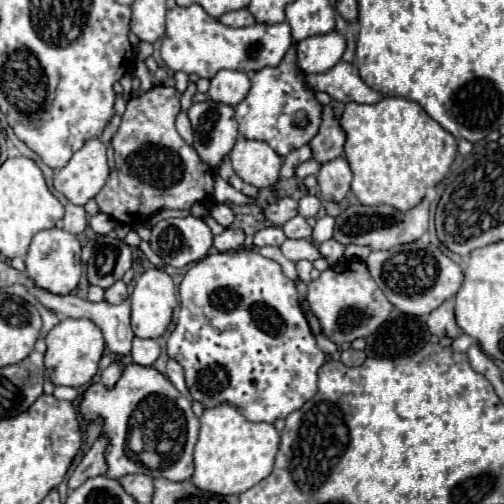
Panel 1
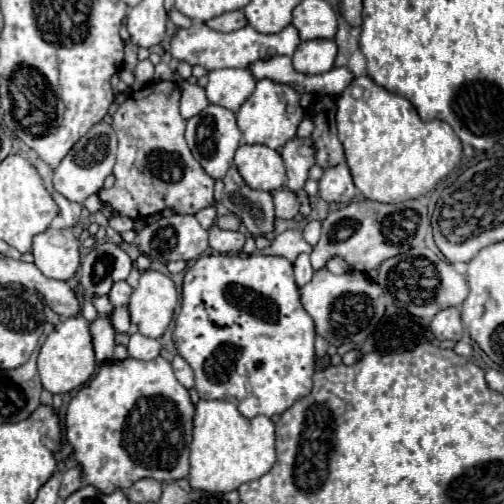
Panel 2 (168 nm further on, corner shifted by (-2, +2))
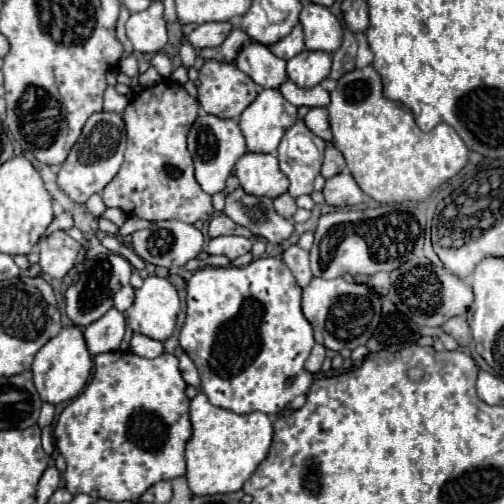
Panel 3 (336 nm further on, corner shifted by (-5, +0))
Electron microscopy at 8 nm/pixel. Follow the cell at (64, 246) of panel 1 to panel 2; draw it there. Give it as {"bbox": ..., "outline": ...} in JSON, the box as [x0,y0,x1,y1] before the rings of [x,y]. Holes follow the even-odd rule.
{"bbox":[34,229,80,281],"outline":[[[46,229],[34,237],[34,265],[50,279],[68,281],[80,267],[80,241],[70,229]]]}

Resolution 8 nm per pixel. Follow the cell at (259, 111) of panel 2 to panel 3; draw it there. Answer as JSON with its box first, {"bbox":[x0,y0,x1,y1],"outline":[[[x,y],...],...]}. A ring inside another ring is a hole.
{"bbox":[239,89,297,153],"outline":[[[265,89],[243,111],[239,127],[247,139],[249,153],[275,153],[283,133],[295,123],[297,107],[279,89]]]}

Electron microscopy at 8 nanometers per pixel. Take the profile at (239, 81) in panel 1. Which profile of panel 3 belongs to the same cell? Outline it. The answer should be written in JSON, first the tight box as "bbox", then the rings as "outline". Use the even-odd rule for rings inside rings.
{"bbox":[199,61,257,119],"outline":[[[205,61],[199,69],[199,103],[203,113],[235,119],[257,97],[257,85],[233,63]]]}

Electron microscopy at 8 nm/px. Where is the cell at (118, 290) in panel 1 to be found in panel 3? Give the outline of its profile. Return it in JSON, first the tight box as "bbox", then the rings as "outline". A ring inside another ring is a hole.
{"bbox":[115,285,135,313],"outline":[[[131,285],[121,287],[121,289],[115,293],[115,309],[119,309],[121,313],[127,311],[127,309],[133,305],[133,299],[135,299],[133,287],[131,287]]]}

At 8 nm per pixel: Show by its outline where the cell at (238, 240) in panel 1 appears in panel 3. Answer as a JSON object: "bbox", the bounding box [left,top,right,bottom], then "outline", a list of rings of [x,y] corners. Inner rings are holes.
{"bbox":[207,237,253,259],"outline":[[[215,237],[209,241],[207,245],[207,253],[209,255],[225,255],[227,259],[237,259],[245,253],[251,251],[253,241],[245,239],[245,237]]]}

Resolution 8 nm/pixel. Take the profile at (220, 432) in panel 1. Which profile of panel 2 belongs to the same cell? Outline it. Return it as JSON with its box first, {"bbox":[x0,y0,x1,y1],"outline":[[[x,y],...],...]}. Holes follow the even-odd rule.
{"bbox":[188,399,276,493],"outline":[[[200,399],[196,405],[196,415],[194,415],[194,441],[190,445],[190,475],[188,481],[192,487],[200,491],[210,491],[210,493],[224,493],[224,491],[234,491],[242,483],[260,479],[266,475],[272,465],[276,463],[276,451],[274,451],[274,423],[266,415],[258,415],[254,419],[246,419],[238,407],[230,401],[206,401]]]}

